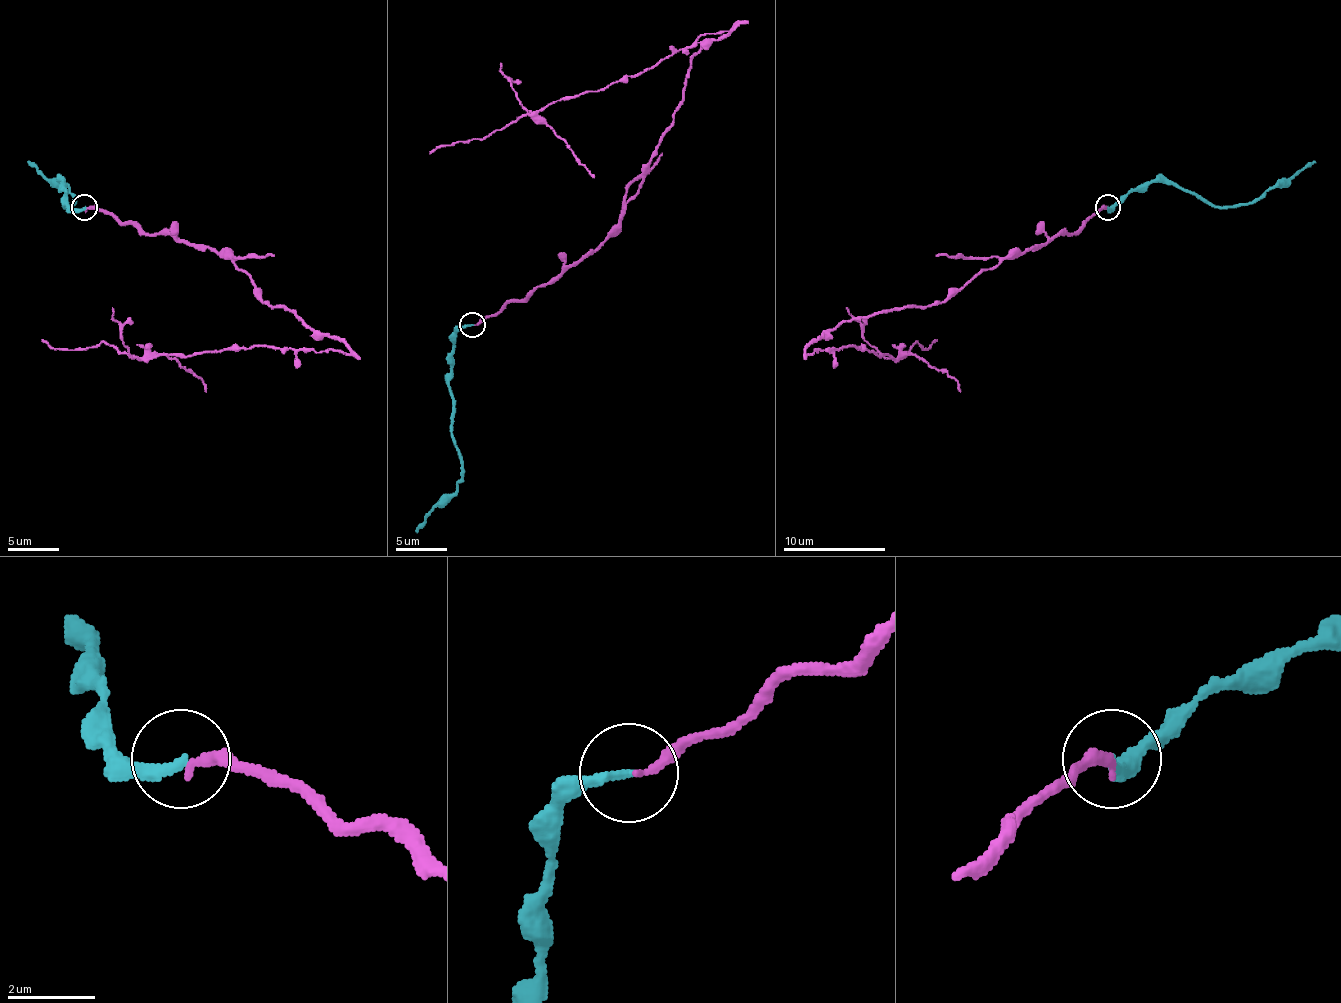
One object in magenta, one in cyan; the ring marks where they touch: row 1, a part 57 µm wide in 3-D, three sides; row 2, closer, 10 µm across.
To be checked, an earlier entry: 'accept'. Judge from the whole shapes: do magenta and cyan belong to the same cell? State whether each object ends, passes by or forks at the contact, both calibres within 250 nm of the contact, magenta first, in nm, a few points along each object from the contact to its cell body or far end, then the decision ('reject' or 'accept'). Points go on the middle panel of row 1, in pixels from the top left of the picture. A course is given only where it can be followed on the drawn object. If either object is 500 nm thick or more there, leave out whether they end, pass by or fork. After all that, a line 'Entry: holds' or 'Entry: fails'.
magenta ends | cyan ends | 240/220 nm | magenta via (472, 325), (524, 302), (606, 238), (683, 99), (691, 58), (737, 22), (634, 76), (429, 153) | cyan via (472, 325), (457, 333), (449, 369), (452, 430), (462, 477), (454, 492), (416, 533) | reject
Entry: fails

